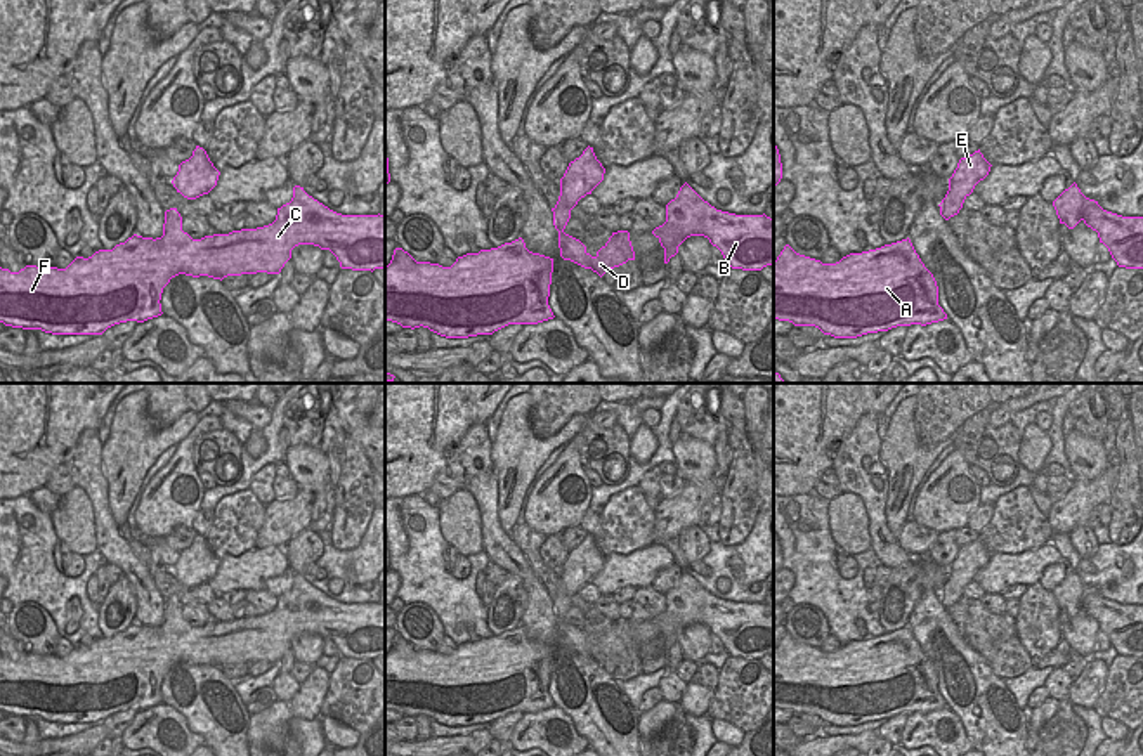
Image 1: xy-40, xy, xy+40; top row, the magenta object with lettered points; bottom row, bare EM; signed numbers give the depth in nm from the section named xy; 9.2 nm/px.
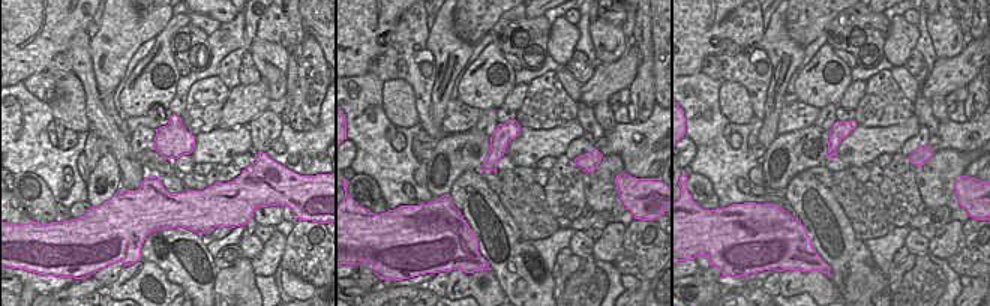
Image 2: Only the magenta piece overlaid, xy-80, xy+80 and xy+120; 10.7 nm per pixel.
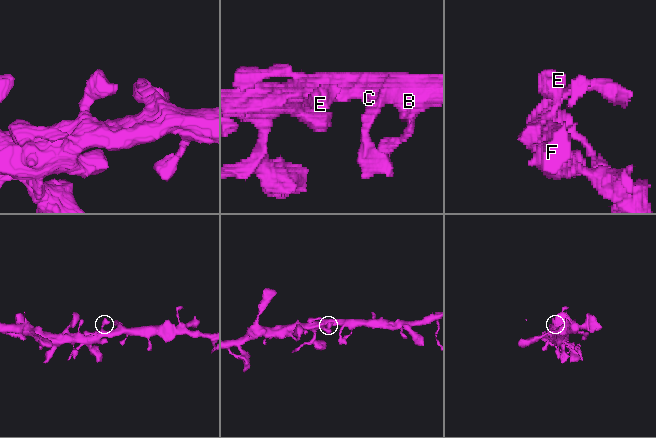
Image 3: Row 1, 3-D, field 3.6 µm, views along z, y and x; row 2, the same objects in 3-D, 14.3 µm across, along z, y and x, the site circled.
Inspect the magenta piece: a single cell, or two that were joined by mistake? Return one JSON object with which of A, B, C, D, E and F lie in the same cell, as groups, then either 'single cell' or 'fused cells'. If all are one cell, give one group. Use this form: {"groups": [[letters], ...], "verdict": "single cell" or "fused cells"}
{"groups": [["A", "B", "C", "D", "E", "F"]], "verdict": "single cell"}

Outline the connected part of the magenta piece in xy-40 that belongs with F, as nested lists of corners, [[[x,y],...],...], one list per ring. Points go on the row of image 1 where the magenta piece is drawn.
[[[295,186],[291,201],[278,208],[272,224],[193,239],[182,231],[177,208],[170,208],[165,212],[161,238],[134,234],[113,250],[99,250],[88,258],[76,257],[66,269],[26,265],[10,272],[0,267],[0,323],[52,335],[102,335],[120,323],[144,323],[161,316],[163,288],[179,274],[220,281],[241,274],[279,274],[298,244],[330,250],[342,269],[385,269],[385,217],[336,213]]]

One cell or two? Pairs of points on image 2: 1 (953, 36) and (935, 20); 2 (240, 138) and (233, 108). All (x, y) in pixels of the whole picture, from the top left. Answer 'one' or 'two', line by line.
1: one
2: two

